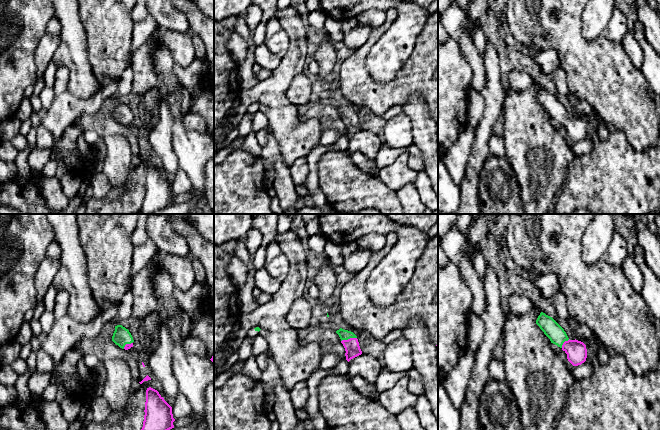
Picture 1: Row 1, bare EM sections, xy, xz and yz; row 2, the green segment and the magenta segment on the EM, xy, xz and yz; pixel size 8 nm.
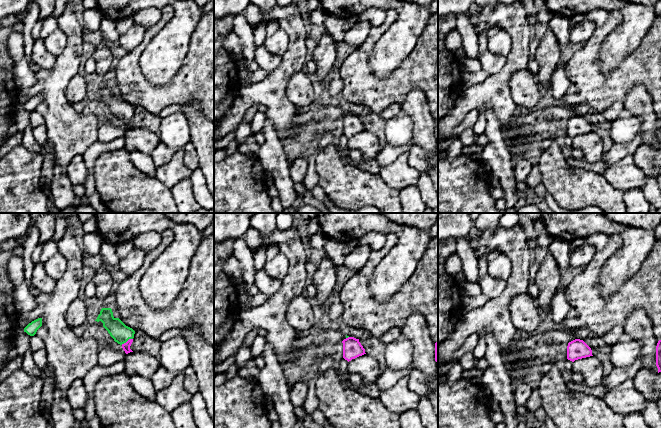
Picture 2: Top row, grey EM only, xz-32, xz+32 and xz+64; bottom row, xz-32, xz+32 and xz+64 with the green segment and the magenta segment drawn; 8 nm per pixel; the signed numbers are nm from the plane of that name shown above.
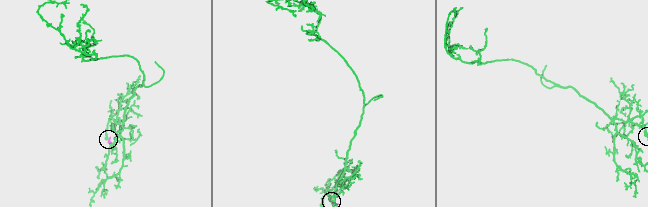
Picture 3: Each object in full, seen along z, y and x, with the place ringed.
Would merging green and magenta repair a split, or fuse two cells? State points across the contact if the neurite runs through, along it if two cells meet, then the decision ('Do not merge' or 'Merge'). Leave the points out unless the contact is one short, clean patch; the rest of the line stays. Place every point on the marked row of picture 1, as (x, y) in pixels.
Path across: xz (343, 334), (348, 338), (352, 348). Merge

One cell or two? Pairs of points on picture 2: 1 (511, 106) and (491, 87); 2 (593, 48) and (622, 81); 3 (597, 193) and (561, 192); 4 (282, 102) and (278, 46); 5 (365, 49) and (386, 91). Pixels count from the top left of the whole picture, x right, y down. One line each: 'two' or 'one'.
1: one
2: one
3: one
4: two
5: one

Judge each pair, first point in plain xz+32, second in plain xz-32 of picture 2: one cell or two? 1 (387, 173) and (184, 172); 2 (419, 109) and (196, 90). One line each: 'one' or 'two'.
1: one
2: two

